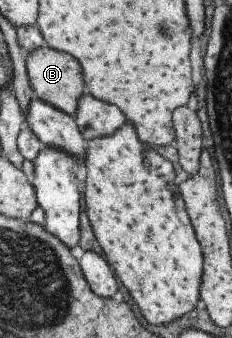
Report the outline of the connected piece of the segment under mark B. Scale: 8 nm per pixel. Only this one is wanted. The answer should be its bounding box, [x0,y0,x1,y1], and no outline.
[25,46,85,117]

